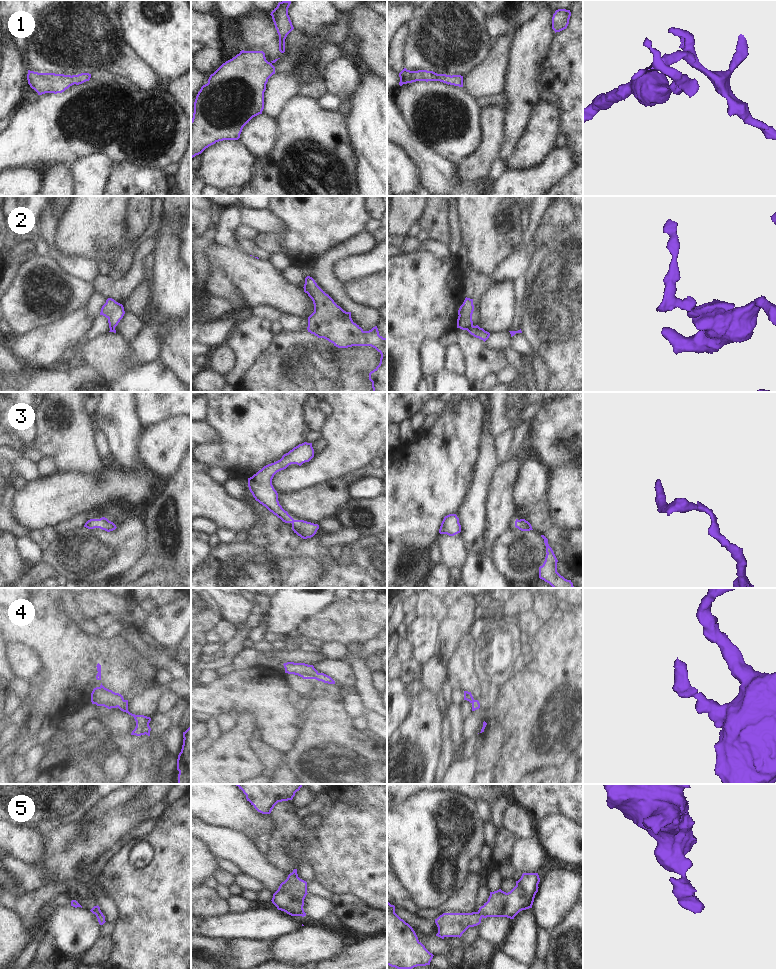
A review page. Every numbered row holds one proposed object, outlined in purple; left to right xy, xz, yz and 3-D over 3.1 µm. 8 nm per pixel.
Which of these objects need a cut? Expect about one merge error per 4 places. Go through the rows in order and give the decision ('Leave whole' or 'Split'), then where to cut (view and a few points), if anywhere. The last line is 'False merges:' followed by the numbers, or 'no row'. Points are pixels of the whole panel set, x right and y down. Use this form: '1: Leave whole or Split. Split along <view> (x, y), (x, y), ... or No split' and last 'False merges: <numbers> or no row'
1: Leave whole. No split
2: Split. Split along yz (472, 325), (467, 330)
3: Leave whole. No split
4: Leave whole. No split
5: Leave whole. No split
False merges: 2.

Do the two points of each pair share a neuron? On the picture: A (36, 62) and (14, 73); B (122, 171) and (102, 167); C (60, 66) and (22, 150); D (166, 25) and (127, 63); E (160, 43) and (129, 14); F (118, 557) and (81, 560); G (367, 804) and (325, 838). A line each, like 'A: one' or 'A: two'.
A: two
B: two
C: two
D: two
E: one
F: one
G: one

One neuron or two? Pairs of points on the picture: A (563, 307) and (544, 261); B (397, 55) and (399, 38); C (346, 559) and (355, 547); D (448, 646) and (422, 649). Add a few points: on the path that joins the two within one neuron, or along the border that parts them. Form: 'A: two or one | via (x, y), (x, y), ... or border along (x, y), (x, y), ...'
A: one | via (563, 296), (563, 280), (555, 272)
B: one | via (397, 51), (398, 42)
C: one | via (346, 556), (352, 550)
D: two | border along (440, 623), (437, 646)

